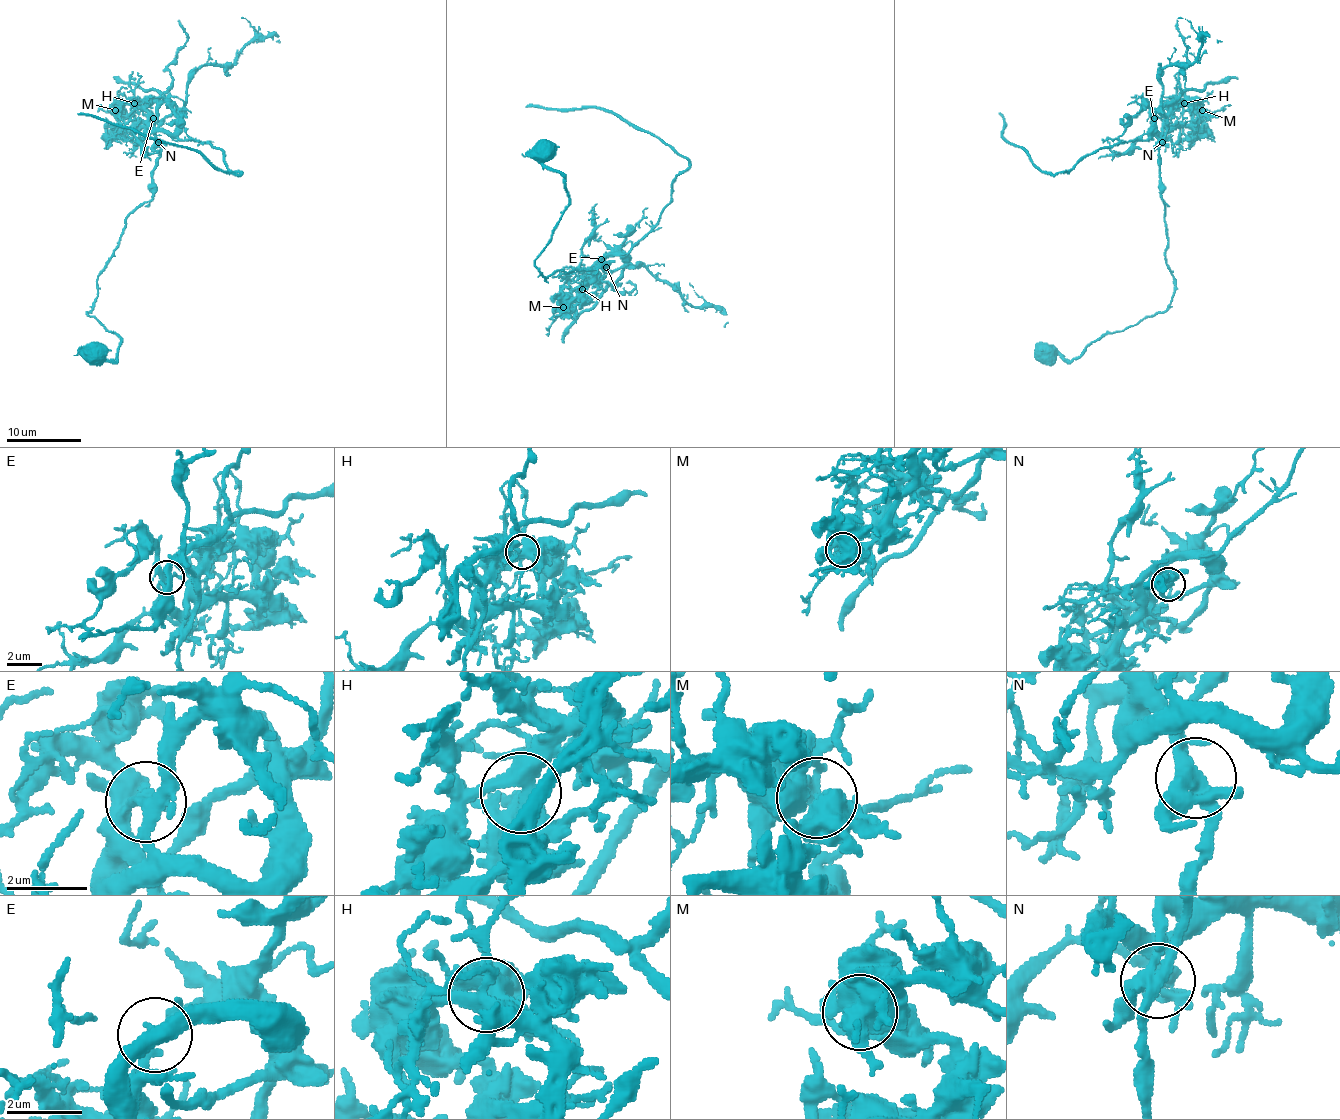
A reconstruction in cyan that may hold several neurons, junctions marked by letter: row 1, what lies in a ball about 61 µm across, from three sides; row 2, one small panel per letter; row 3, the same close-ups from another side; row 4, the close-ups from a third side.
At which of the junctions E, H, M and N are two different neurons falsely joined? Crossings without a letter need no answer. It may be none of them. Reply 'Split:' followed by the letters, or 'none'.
Split: N

